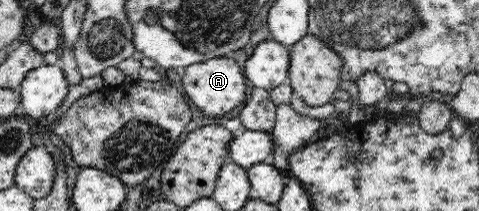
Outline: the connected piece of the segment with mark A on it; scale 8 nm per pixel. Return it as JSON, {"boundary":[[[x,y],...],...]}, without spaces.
{"boundary":[[[231,55],[214,57],[204,63],[190,65],[178,72],[175,75],[175,80],[183,85],[188,97],[211,117],[220,118],[226,113],[230,113],[246,99],[247,77],[245,73],[242,73],[238,61],[235,61]]]}

